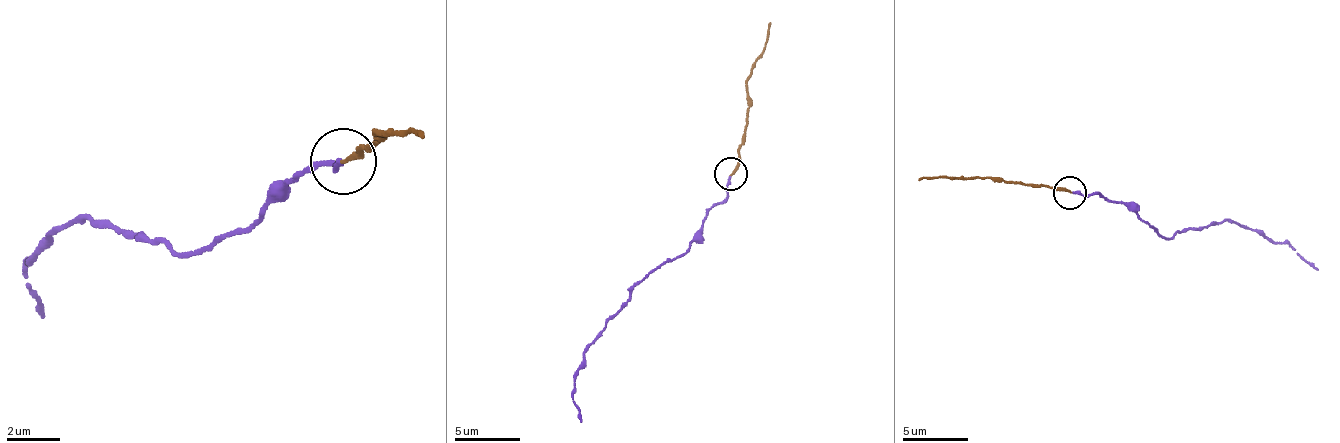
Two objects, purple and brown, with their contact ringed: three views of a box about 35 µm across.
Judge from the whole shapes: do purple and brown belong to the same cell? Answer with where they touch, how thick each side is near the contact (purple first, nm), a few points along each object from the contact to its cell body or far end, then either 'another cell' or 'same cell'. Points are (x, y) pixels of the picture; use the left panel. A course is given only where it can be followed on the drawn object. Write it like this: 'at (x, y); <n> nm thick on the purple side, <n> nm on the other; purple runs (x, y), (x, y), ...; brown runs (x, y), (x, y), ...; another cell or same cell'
at (343, 161); 190 nm thick on the purple side, 200 nm on the other; purple runs (342, 160), (335, 166), (295, 180), (196, 252), (70, 219), (24, 272), (44, 318); brown runs (342, 160), (375, 140), (375, 133), (414, 133), (421, 140); another cell

